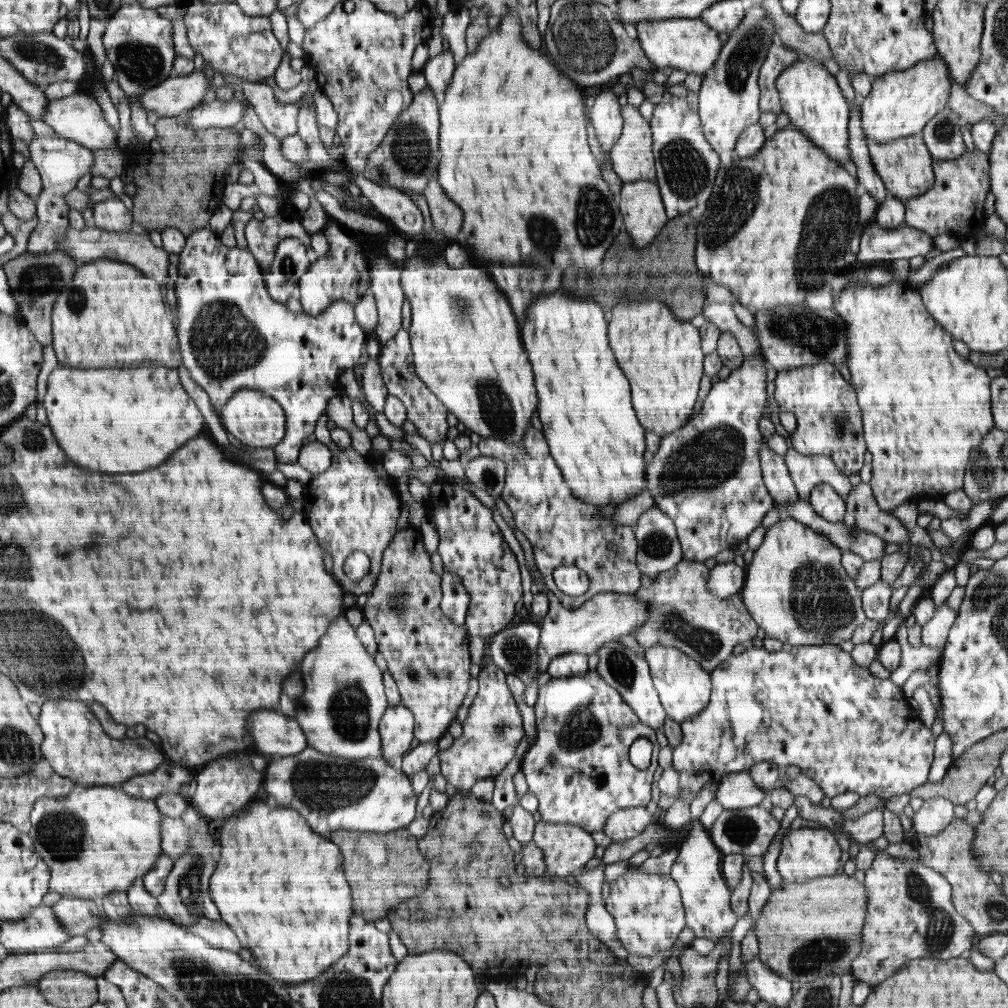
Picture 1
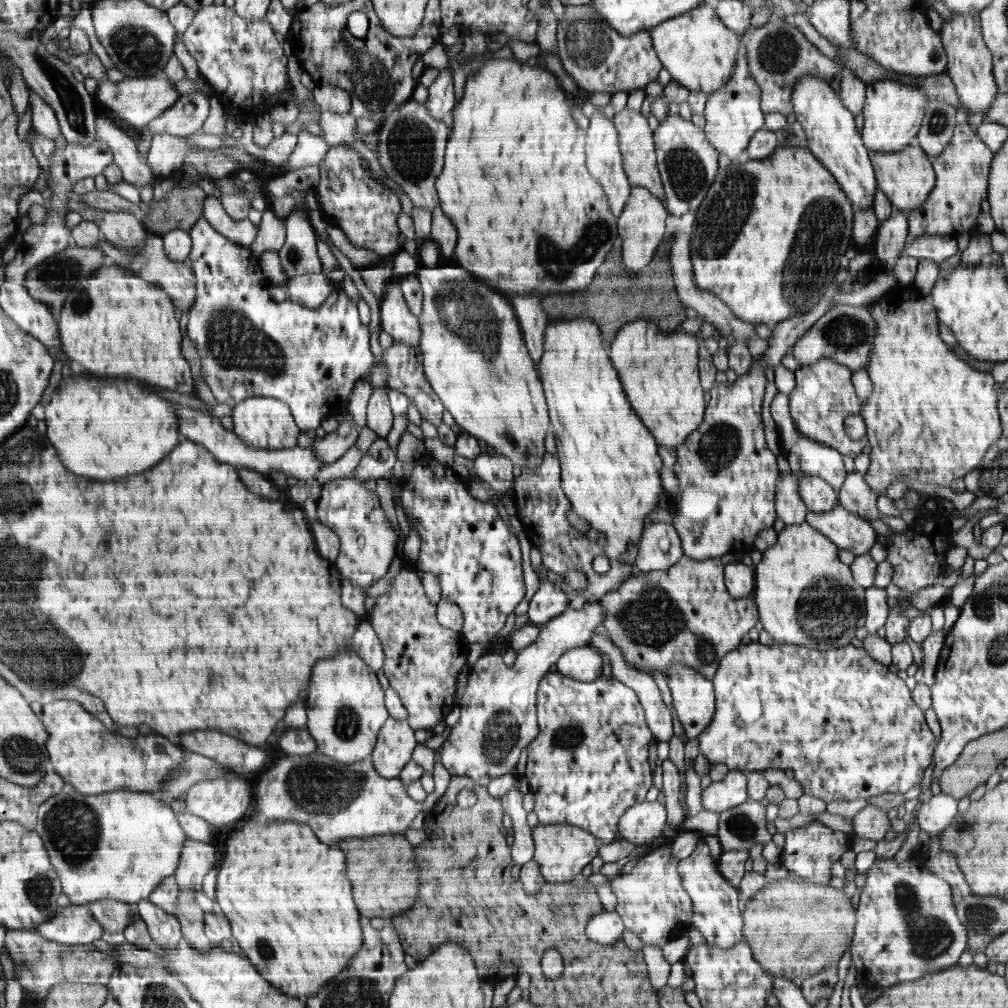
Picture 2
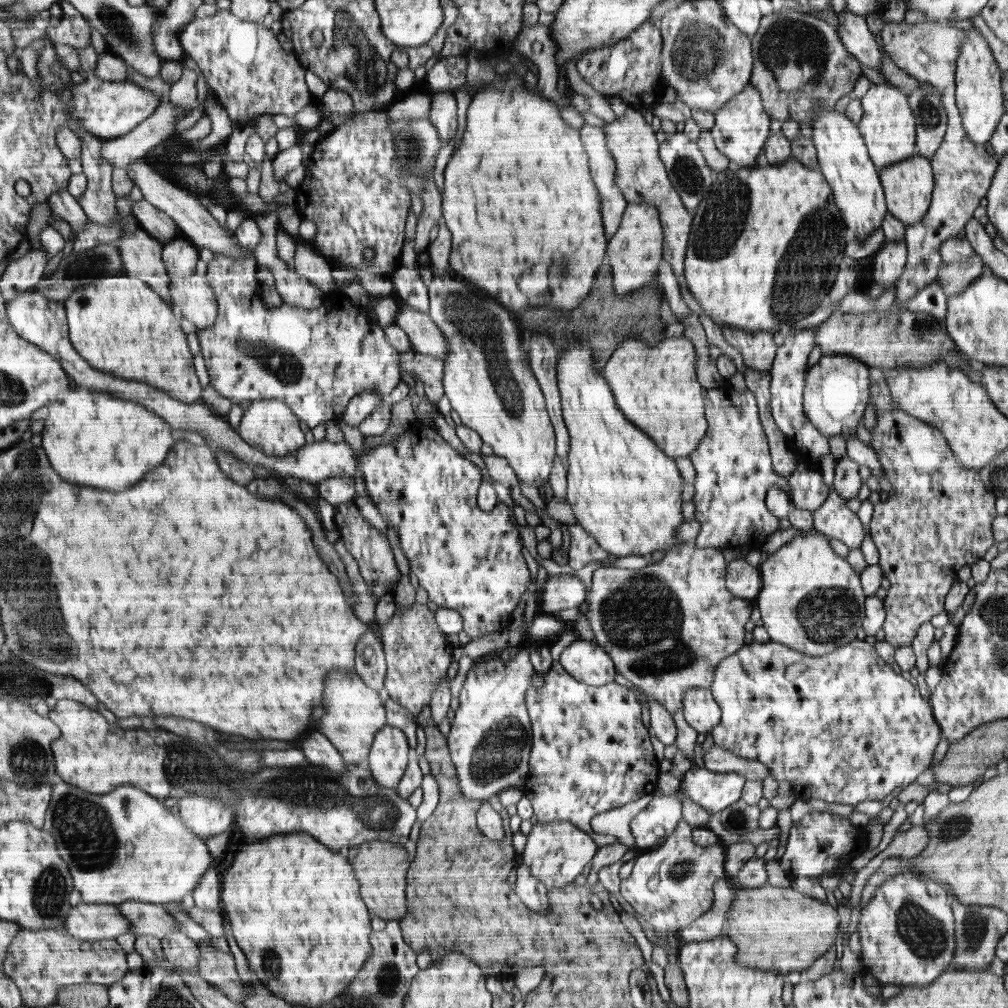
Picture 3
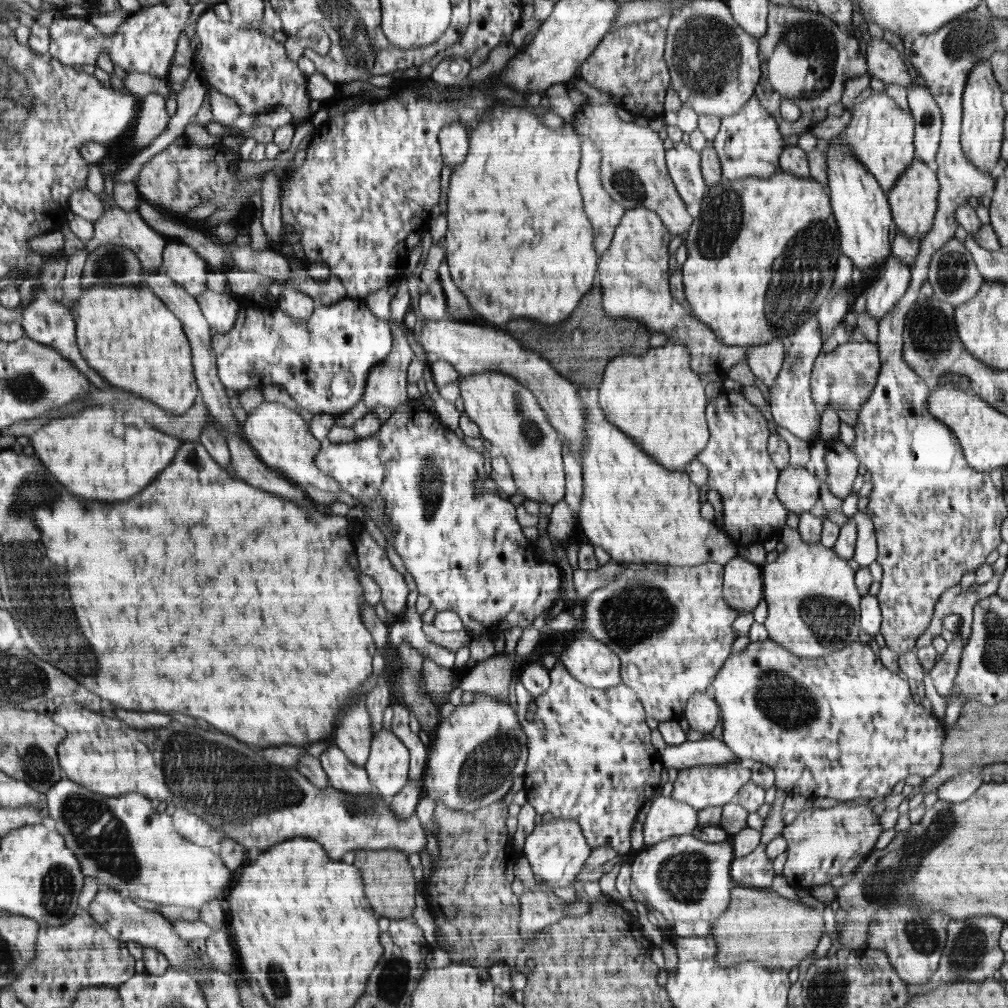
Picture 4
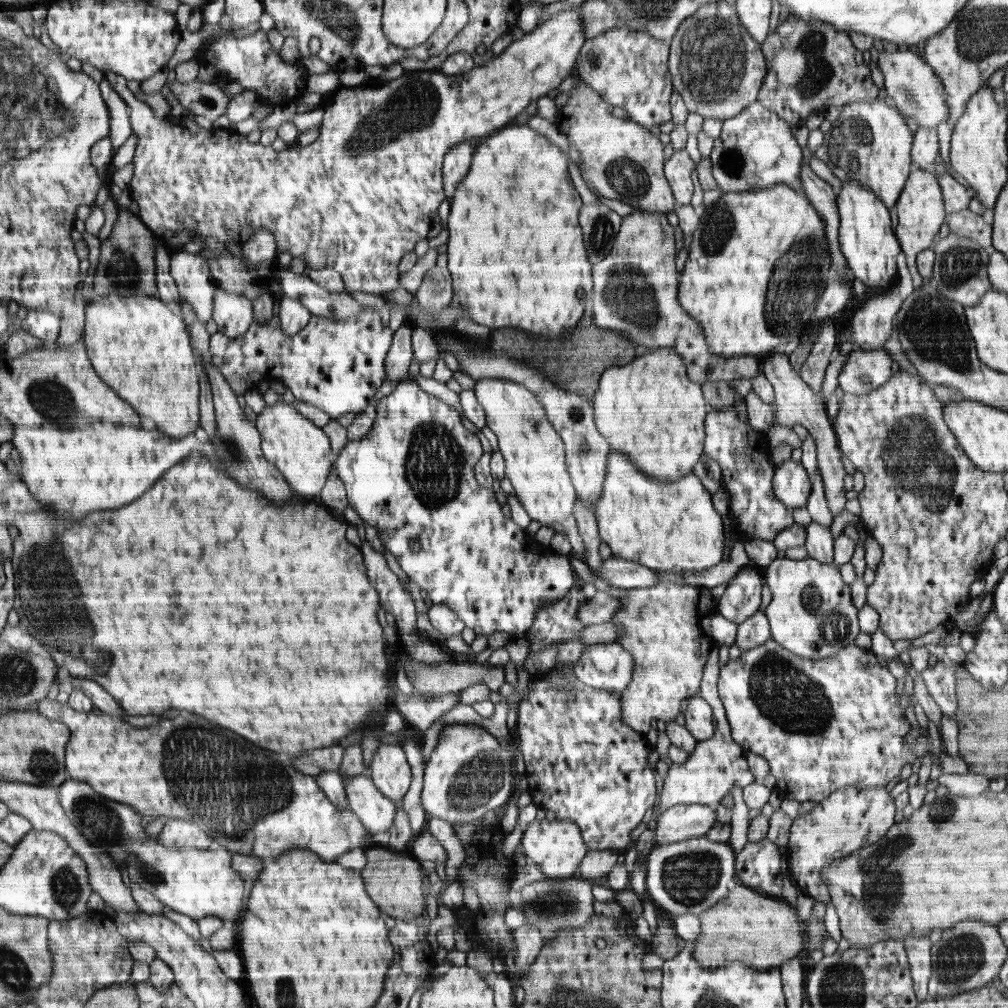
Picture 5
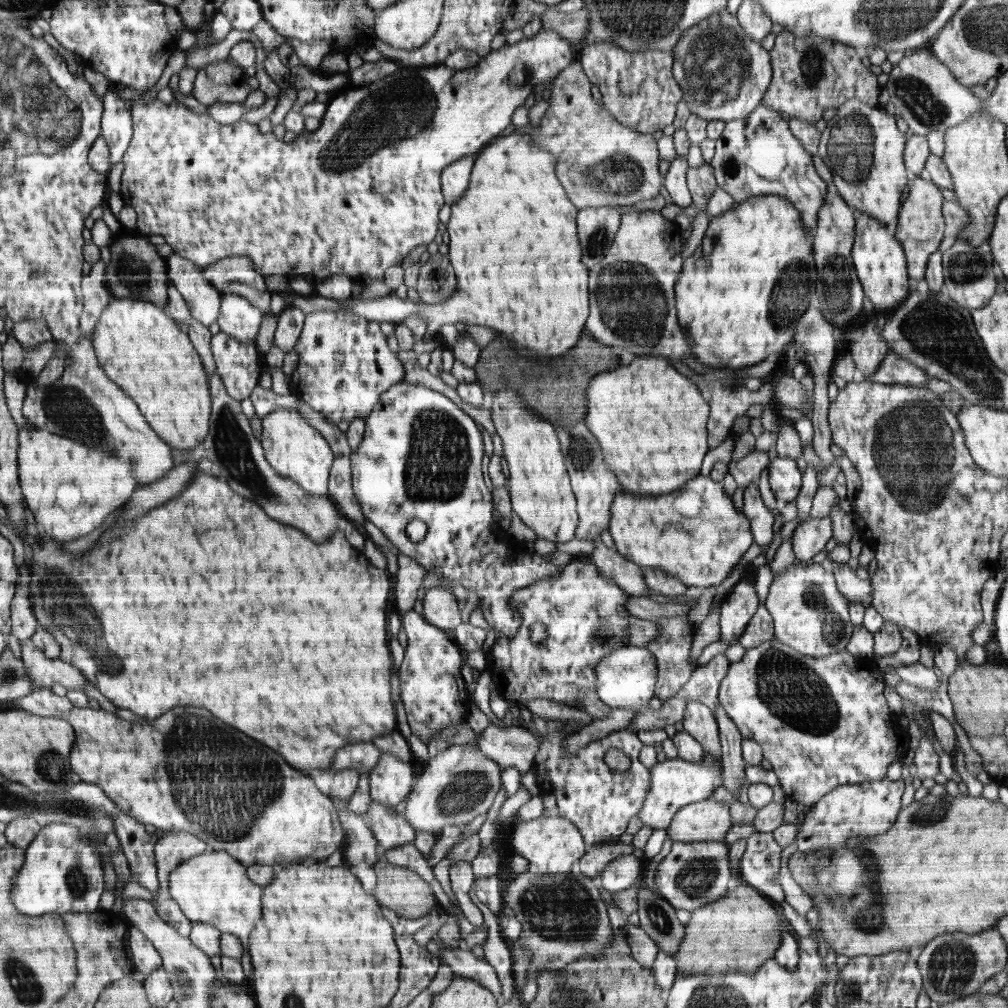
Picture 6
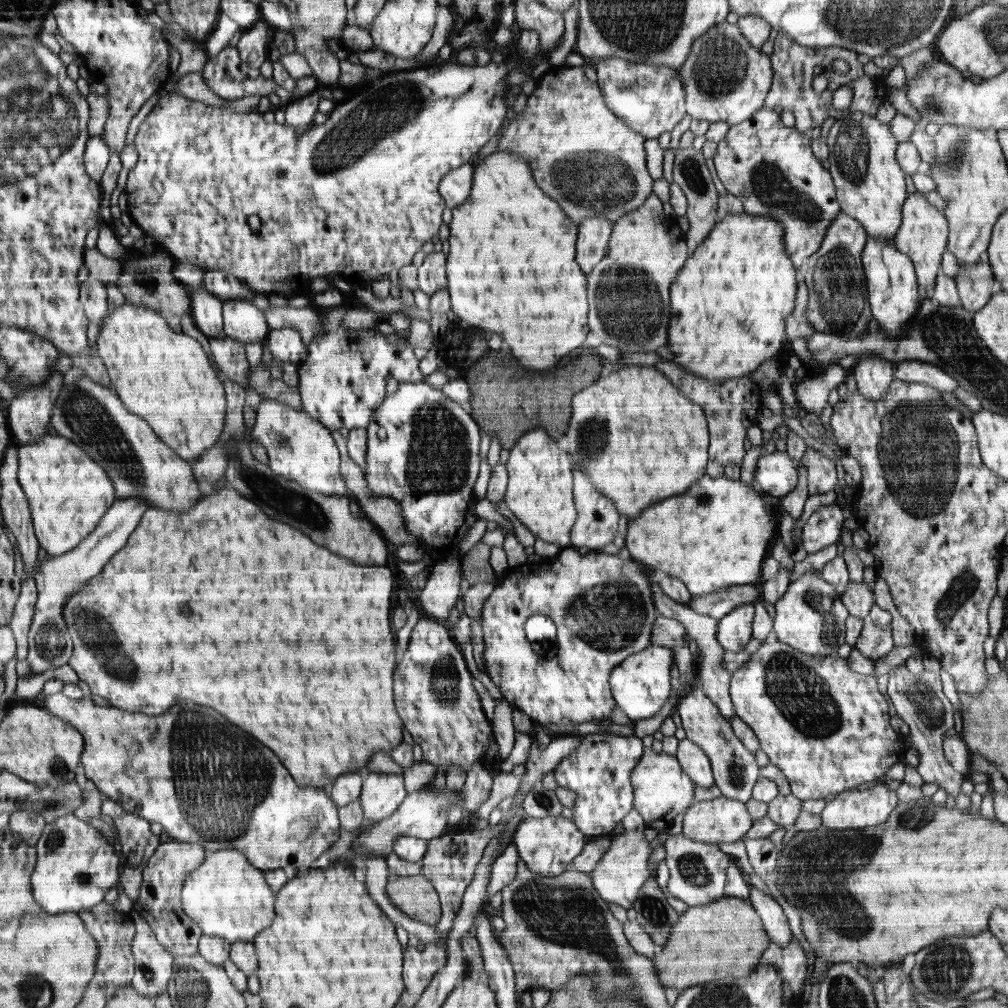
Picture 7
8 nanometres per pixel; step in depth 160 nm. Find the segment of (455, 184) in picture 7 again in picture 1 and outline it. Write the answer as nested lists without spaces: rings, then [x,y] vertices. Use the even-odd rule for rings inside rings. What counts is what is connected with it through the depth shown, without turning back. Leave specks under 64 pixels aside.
[[[443,49],[439,55],[426,61],[422,73],[427,85],[434,91],[436,97],[441,98],[446,92],[455,67],[454,55],[450,49]]]

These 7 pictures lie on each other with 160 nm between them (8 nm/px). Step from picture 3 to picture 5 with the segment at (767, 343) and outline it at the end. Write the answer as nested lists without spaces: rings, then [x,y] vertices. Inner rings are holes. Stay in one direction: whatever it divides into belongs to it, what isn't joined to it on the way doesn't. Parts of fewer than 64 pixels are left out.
[[[782,349],[774,350],[774,352],[766,354],[762,359],[761,373],[774,387],[776,393],[776,418],[775,421],[782,427],[792,428],[794,424],[804,426],[812,436],[817,451],[817,468],[823,480],[823,487],[828,500],[828,508],[832,512],[832,516],[837,516],[846,506],[846,490],[844,489],[844,478],[846,470],[842,463],[842,455],[838,449],[838,440],[832,428],[832,421],[829,419],[826,405],[822,399],[821,393],[814,393],[796,370],[790,365],[789,356]]]

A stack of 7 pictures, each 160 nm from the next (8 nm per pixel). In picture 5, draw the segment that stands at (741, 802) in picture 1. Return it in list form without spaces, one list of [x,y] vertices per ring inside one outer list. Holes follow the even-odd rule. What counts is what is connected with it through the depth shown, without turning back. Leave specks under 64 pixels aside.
[[[714,642],[712,652],[704,667],[703,679],[698,694],[708,701],[712,707],[713,717],[716,720],[715,733],[708,740],[699,741],[686,762],[672,763],[663,780],[662,793],[660,793],[660,812],[676,805],[705,804],[716,806],[723,798],[731,794],[735,786],[743,788],[755,781],[755,776],[749,769],[746,752],[731,737],[731,728],[725,715],[723,702],[717,691],[719,679],[718,649],[719,644]]]

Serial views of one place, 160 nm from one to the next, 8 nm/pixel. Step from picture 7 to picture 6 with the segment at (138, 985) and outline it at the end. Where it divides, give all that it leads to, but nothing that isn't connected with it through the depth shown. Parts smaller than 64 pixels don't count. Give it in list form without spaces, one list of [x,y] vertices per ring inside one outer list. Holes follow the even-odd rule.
[[[134,925],[129,926],[128,944],[131,948],[132,956],[134,956],[136,970],[141,972],[144,978],[152,974],[157,968],[164,968],[164,959],[160,956],[158,949]]]

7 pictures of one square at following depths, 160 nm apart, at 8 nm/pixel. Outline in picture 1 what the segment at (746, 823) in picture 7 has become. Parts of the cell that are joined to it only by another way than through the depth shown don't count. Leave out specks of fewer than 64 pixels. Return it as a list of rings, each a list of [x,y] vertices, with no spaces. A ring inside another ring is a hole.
[[[646,806],[630,807],[615,810],[606,820],[603,828],[604,834],[609,836],[613,842],[619,842],[626,839],[634,838],[643,833],[648,825],[659,822],[660,812],[650,815]]]

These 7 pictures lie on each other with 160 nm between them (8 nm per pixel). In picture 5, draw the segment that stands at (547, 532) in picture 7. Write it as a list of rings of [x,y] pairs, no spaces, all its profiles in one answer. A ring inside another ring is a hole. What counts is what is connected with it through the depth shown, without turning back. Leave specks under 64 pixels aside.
[[[504,379],[476,381],[474,395],[484,409],[486,427],[498,437],[498,450],[505,458],[505,477],[510,479],[520,504],[531,520],[566,534],[572,546],[571,554],[585,561],[583,537],[576,528],[574,494],[577,492],[570,482],[566,446],[547,419],[546,410],[530,389]]]

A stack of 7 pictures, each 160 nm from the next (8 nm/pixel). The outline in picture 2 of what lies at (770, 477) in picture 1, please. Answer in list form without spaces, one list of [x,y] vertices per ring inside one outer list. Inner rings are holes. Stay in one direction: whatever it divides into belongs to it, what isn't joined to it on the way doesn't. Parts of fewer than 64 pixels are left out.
[[[779,470],[776,483],[776,515],[786,525],[804,523],[808,510],[799,493],[799,480]]]

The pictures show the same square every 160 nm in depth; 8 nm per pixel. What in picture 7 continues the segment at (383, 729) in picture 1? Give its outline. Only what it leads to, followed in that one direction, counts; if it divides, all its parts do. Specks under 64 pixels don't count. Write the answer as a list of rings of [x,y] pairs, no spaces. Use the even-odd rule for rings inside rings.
[[[365,772],[359,796],[363,815],[380,822],[398,810],[407,795],[402,775]]]

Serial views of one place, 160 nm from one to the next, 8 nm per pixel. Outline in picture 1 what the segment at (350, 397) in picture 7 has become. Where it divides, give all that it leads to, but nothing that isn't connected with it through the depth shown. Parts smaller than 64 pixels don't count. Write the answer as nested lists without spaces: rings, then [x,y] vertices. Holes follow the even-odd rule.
[[[209,227],[196,230],[186,242],[178,255],[178,277],[168,284],[171,308],[178,310],[176,336],[179,337],[182,363],[192,380],[208,393],[210,403],[218,412],[243,388],[258,390],[278,401],[286,414],[287,435],[275,446],[275,458],[284,464],[294,464],[303,448],[304,438],[314,433],[314,426],[326,412],[326,406],[342,392],[338,384],[340,370],[352,369],[364,348],[366,334],[355,319],[355,309],[349,302],[337,300],[318,316],[293,313],[286,304],[271,297],[259,261],[248,249],[224,246]]]

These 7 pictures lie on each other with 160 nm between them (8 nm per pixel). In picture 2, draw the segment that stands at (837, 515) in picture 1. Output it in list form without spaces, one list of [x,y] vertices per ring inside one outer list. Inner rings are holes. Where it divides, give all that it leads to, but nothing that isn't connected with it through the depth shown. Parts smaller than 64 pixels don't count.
[[[820,476],[800,478],[799,493],[810,512],[826,513],[839,504],[837,492]]]

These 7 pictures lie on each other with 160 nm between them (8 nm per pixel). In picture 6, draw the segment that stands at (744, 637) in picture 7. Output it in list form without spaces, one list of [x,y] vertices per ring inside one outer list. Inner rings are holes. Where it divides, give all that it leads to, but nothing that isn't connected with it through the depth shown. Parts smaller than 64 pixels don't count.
[[[744,578],[731,586],[720,604],[720,642],[729,646],[738,644],[737,638],[757,611],[758,602],[753,582]]]

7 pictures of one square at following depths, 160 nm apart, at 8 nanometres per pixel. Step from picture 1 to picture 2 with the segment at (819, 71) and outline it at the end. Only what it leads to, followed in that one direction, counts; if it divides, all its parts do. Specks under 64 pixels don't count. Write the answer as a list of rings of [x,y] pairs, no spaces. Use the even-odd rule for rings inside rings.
[[[815,76],[797,78],[791,92],[791,103],[797,121],[800,122],[808,148],[819,162],[837,178],[840,188],[847,194],[854,210],[873,206],[877,178],[872,167],[868,149],[864,146],[861,132],[854,124],[855,115],[850,112],[836,94],[830,83]]]

